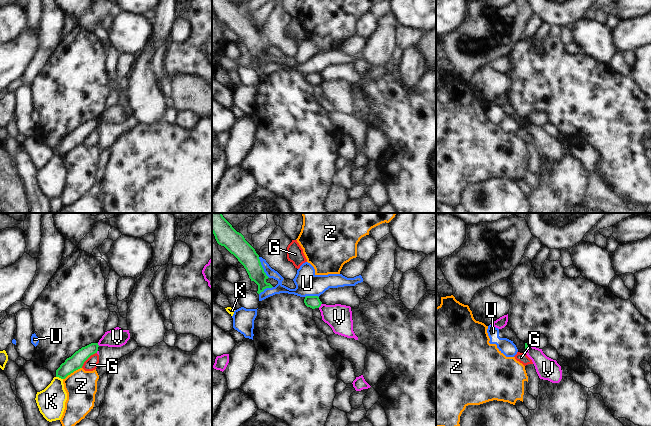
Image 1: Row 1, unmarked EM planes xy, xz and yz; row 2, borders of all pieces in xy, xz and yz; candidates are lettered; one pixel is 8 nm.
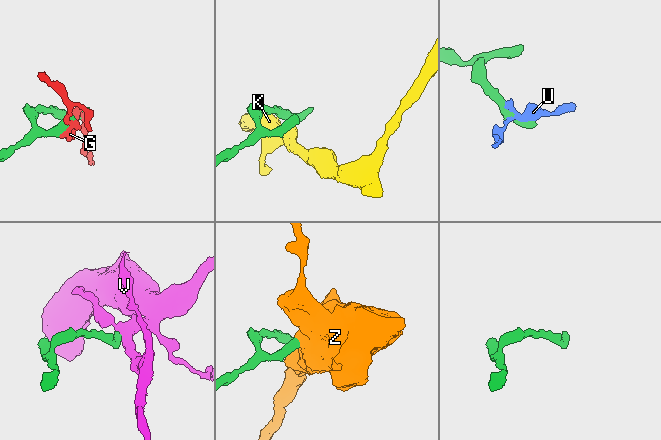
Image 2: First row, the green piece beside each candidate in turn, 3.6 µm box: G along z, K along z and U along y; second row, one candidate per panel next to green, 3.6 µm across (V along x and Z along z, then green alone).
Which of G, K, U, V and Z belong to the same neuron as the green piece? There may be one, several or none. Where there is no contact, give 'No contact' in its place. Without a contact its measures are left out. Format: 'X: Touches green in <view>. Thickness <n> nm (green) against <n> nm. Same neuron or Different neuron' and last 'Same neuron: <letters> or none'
G: Touches green in xy. Thickness 120 nm (green) against 100 nm. Different neuron
K: Touches green in xy. Thickness 120 nm (green) against 220 nm. Different neuron
U: Touches green in xz. Thickness 160 nm (green) against 80 nm. Different neuron
V: Touches green in xz. Thickness 100 nm (green) against 200 nm. Different neuron
Z: Touches green in xy. Thickness 120 nm (green) against 260 nm. Different neuron
Same neuron: none.

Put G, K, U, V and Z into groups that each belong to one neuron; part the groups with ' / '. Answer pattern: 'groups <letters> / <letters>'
groups G / K / U / V / Z

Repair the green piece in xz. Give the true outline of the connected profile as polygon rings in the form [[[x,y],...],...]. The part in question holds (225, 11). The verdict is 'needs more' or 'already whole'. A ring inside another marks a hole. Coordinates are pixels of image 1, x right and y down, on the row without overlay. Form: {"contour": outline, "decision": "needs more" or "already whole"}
{"contour": [[[212,0],[212,9],[217,19],[224,22],[244,42],[251,57],[258,61],[258,70],[273,63],[266,58],[269,53],[264,48],[259,31],[231,0]]], "decision": "already whole"}

